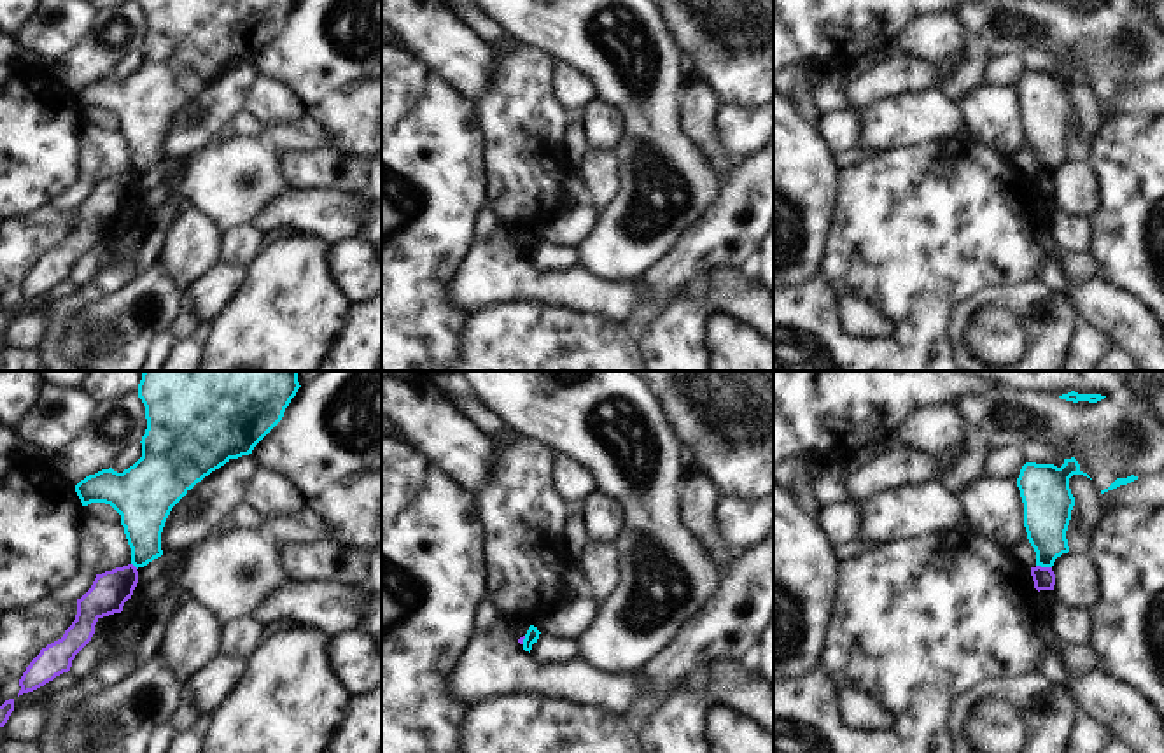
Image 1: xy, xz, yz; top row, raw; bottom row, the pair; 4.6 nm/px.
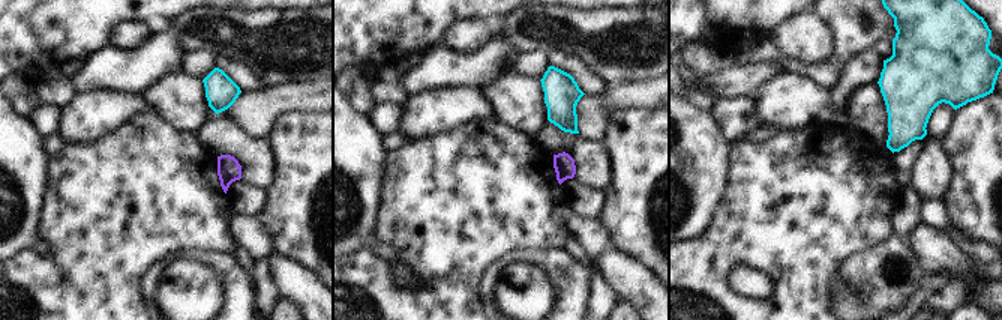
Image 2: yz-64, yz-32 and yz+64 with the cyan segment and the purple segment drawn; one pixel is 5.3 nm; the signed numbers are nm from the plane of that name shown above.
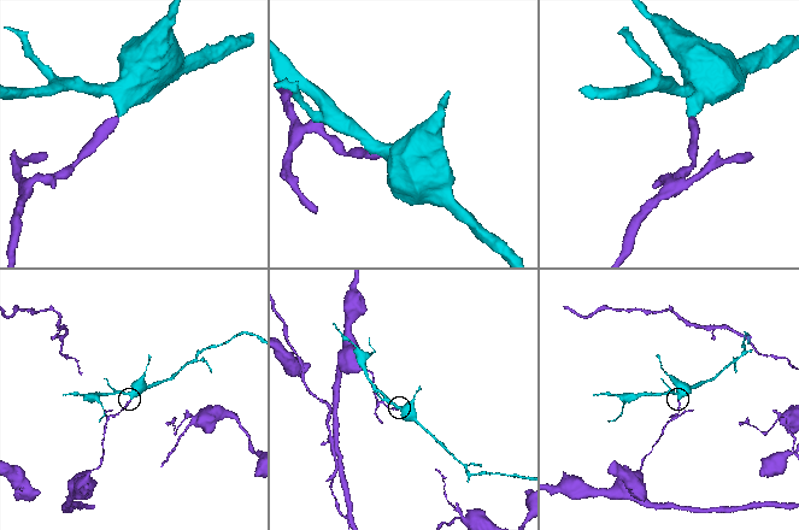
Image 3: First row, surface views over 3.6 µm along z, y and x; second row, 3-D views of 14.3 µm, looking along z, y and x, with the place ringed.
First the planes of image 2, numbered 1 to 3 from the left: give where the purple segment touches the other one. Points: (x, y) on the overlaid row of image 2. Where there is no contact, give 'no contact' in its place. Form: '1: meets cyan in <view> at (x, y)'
1: no contact
2: no contact
3: no contact

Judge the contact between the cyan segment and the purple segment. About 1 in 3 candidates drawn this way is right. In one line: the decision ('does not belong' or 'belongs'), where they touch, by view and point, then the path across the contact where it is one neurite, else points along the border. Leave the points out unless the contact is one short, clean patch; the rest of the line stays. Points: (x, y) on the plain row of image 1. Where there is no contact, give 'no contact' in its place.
does not belong; contact yz (1044, 174); border yz (1037, 172), (1051, 175)

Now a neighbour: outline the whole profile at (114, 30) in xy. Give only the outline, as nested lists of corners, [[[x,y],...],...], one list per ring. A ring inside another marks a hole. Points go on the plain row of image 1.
[[[138,0],[96,11],[93,25],[54,67],[63,88],[75,95],[81,88],[114,72],[128,49],[142,49],[147,37],[145,14]]]

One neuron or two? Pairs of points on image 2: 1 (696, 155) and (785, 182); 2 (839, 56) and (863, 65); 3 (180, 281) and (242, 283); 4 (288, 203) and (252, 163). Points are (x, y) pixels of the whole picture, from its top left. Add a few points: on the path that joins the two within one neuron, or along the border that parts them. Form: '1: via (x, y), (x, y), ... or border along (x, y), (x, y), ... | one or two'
1: border along (732, 144), (728, 188), (722, 200) | two
2: border along (870, 48), (854, 54), (843, 65), (831, 90) | two
3: via (195, 283), (227, 283) | one
4: border along (270, 147), (273, 181), (266, 190) | two

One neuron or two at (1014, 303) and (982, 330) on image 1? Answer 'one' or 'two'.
one

